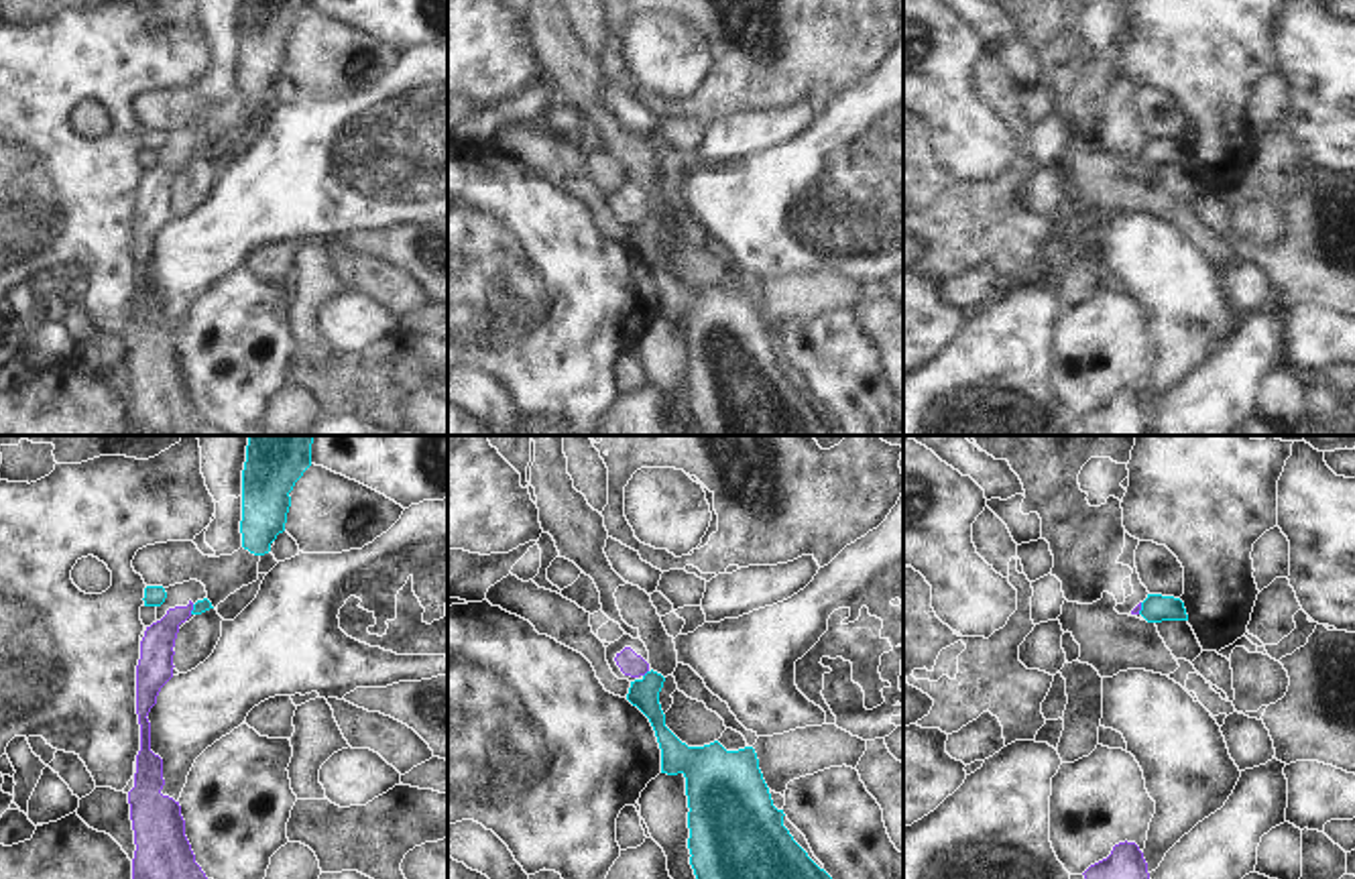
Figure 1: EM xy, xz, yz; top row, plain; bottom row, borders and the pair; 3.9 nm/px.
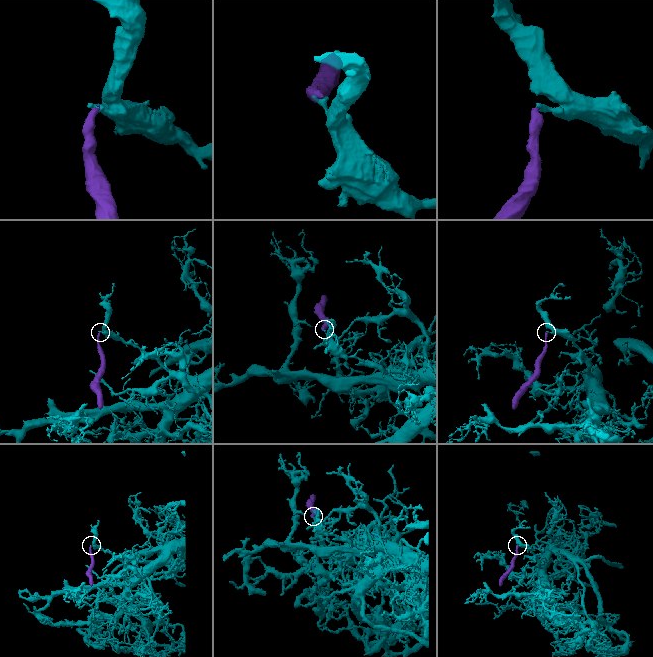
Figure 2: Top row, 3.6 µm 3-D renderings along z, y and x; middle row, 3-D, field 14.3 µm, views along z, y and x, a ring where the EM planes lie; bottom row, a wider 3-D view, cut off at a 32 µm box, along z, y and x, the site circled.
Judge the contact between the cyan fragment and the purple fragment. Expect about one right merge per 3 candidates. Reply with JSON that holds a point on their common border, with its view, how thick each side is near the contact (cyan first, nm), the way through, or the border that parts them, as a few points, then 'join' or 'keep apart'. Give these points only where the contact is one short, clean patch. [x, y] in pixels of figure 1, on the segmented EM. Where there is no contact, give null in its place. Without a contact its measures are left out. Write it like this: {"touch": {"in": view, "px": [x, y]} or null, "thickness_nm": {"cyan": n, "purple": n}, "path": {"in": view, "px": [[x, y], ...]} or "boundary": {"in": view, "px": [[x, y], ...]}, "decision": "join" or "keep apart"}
{"touch": {"in": "xz", "px": [645, 674]}, "thickness_nm": {"cyan": 120, "purple": 90}, "boundary": {"in": "xz", "px": [[647, 670], [643, 676]]}, "decision": "keep apart"}

